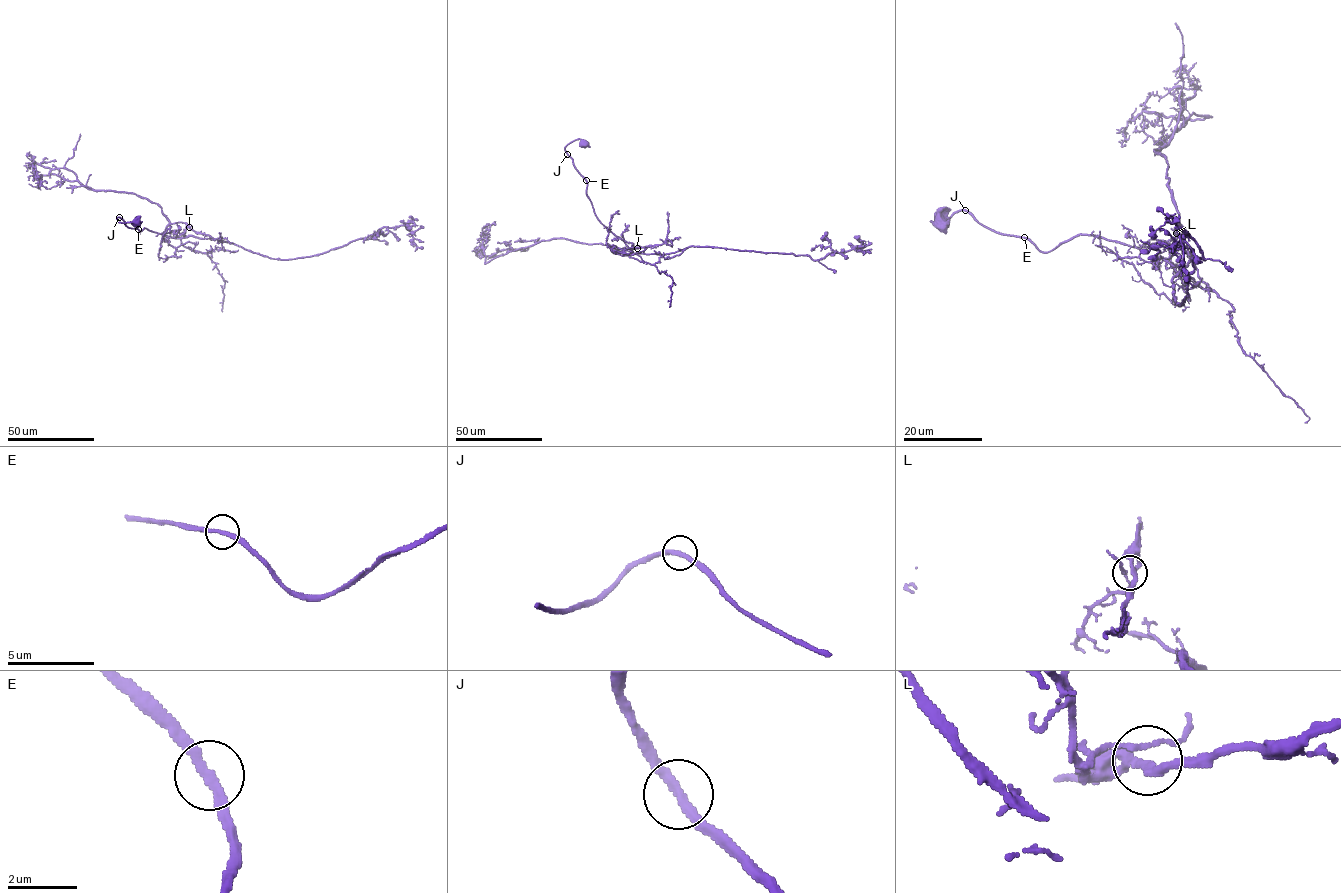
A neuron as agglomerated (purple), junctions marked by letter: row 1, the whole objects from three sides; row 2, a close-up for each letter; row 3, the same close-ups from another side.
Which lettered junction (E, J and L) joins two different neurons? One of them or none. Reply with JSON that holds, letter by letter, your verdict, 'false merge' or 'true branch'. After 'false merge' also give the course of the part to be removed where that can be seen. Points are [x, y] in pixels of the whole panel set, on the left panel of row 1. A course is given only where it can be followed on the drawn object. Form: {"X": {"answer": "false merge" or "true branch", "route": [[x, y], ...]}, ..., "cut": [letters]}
{"E": {"answer": "true branch"}, "J": {"answer": "true branch"}, "L": {"answer": "true branch"}, "cut": []}

